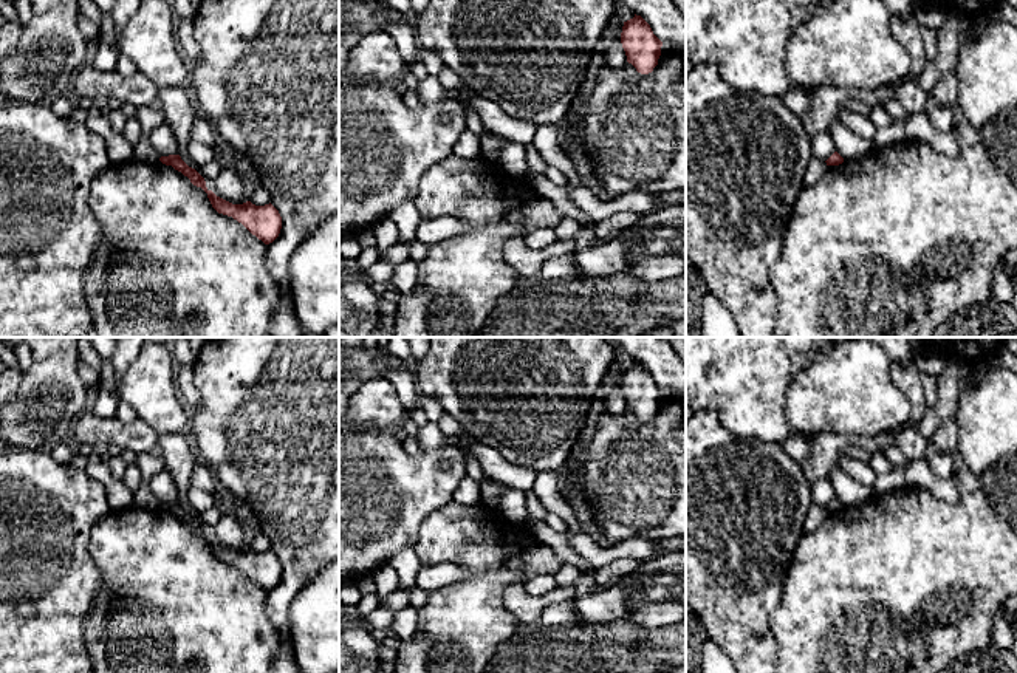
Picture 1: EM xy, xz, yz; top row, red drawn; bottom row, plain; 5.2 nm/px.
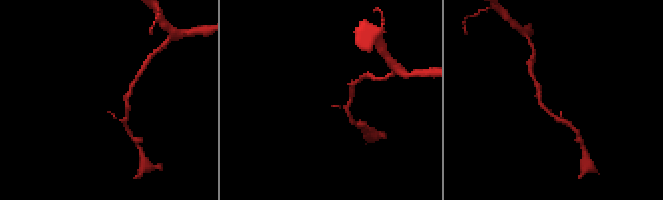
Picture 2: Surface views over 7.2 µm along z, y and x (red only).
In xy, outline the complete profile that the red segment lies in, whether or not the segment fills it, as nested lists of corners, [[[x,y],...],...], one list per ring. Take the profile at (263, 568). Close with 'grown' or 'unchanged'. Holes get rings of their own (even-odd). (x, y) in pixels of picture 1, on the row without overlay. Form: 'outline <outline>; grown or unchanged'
outline [[[180,501],[161,503],[159,507],[181,518],[193,532],[201,534],[218,560],[237,566],[265,591],[272,589],[279,583],[282,576],[282,563],[271,549],[265,552],[255,552],[251,548],[232,551],[209,537],[204,524],[195,515],[189,514]]]; unchanged

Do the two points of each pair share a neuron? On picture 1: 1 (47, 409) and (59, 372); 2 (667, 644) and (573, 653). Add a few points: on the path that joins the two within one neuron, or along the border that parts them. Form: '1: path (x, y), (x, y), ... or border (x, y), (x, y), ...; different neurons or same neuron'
1: path (48, 399), (51, 396), (51, 381); same neuron
2: path (644, 653), (596, 653); same neuron

